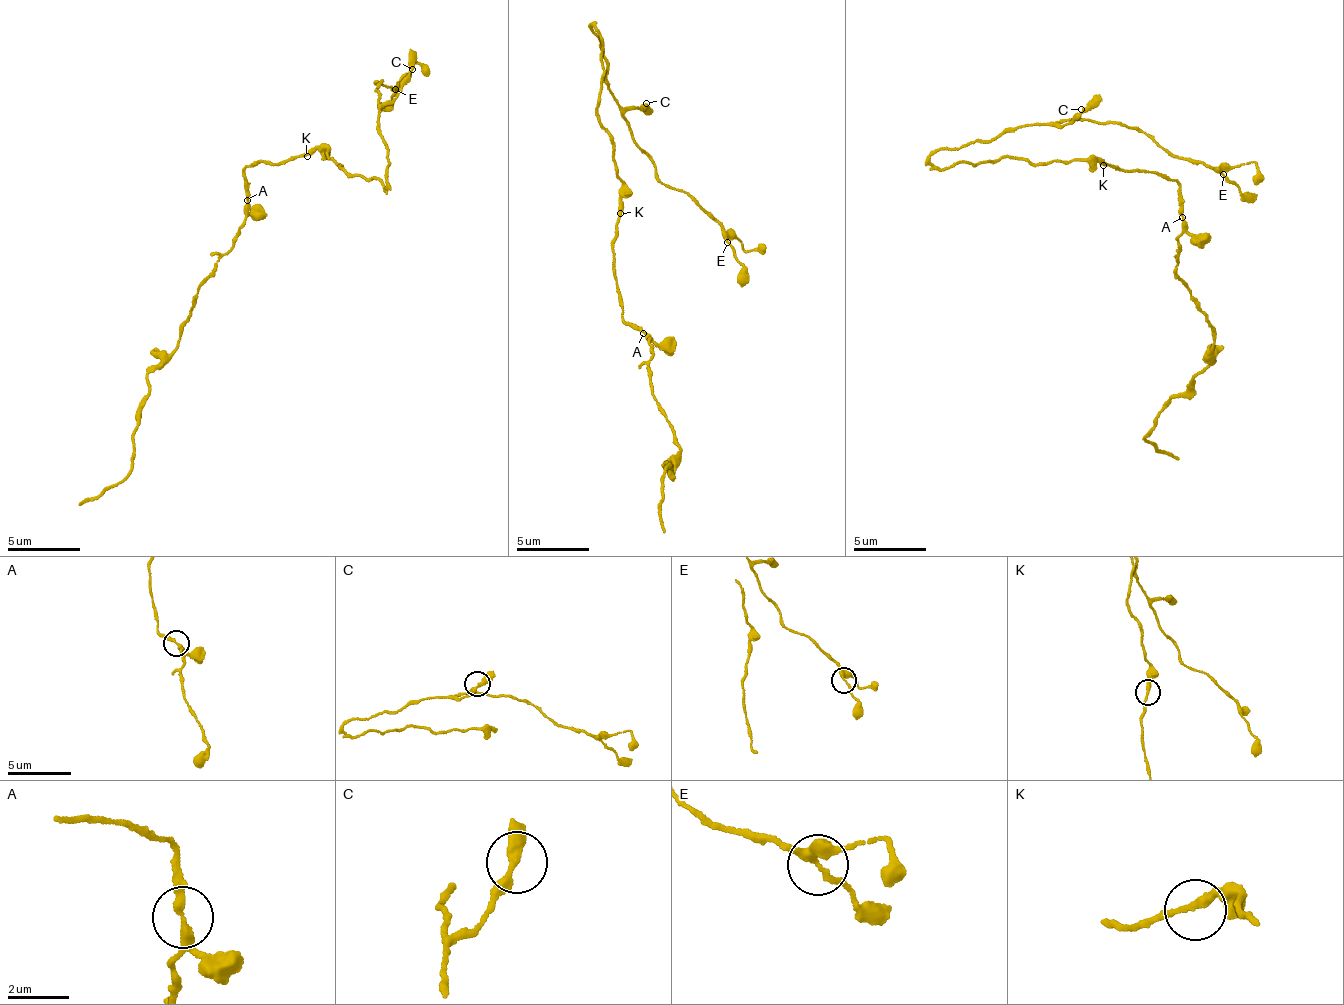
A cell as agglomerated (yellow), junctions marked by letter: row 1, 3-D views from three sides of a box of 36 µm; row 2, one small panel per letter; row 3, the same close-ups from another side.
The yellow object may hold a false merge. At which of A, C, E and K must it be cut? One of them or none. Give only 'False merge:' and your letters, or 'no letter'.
False merge: no letter

